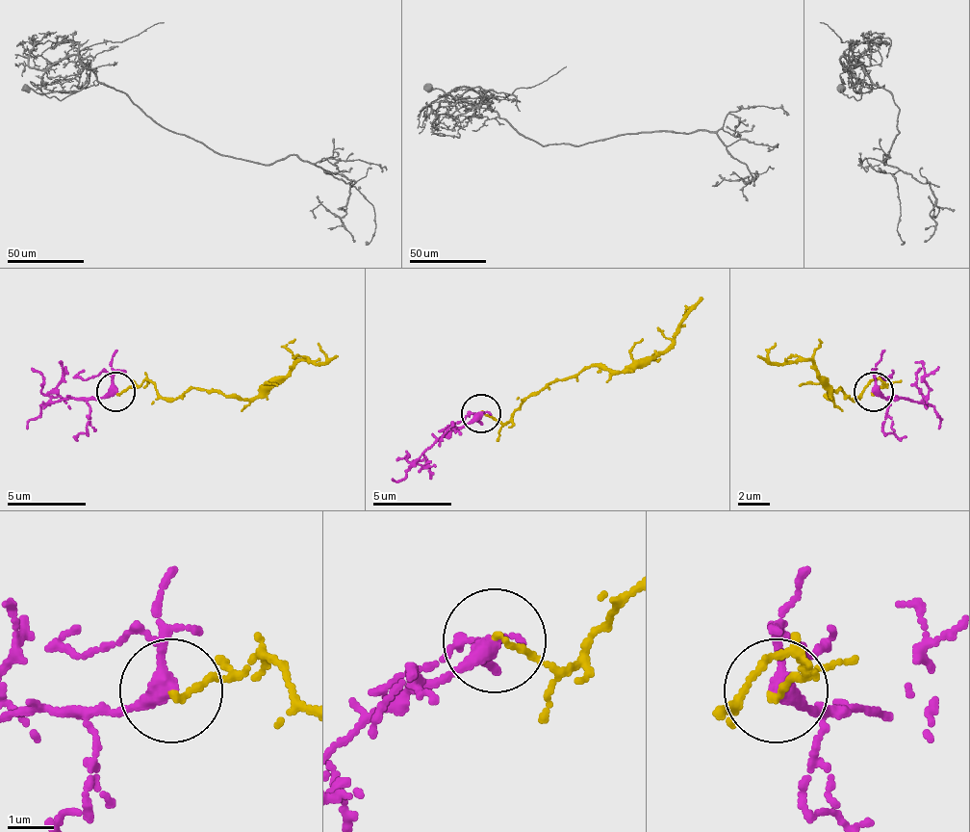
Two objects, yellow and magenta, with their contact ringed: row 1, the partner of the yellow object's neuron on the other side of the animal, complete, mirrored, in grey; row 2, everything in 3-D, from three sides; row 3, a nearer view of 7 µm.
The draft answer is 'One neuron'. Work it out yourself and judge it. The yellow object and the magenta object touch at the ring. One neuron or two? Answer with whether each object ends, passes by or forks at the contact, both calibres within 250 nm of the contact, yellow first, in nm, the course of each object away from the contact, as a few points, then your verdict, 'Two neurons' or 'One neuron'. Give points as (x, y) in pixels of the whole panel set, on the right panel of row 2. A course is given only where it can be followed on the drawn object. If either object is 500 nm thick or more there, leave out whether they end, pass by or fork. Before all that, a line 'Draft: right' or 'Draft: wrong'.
Draft: wrong
At the ring yellow ends. At the ring magenta passes by. Thickness 110 nm (yellow) against 300 nm. Course of yellow: (875, 391), (879, 378), (855, 399), (839, 386), (831, 399), (807, 359), (772, 363), (776, 343). Course of magenta: (875, 391), (886, 399), (926, 402), (941, 418), (937, 429). Two neurons

